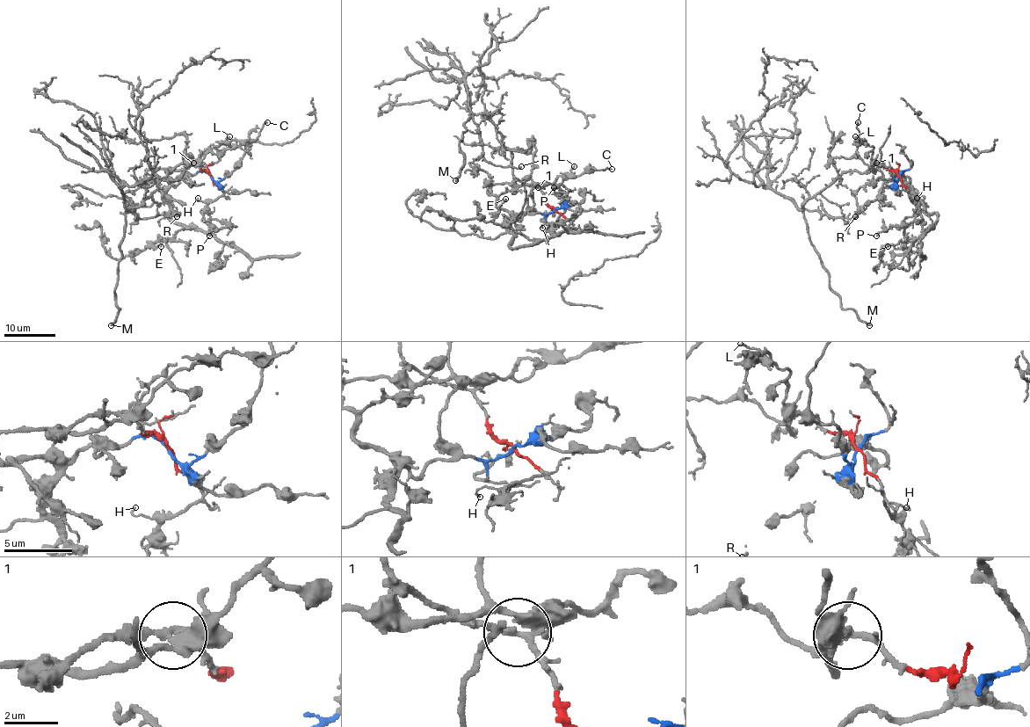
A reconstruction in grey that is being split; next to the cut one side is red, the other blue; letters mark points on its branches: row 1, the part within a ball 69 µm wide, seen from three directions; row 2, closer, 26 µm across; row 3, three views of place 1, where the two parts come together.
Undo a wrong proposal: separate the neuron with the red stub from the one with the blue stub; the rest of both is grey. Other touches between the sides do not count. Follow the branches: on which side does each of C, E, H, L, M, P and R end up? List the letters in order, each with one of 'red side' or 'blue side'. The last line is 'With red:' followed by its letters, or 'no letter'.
C: blue side
E: blue side
H: red side
L: blue side
M: red side
P: blue side
R: red side
With red: H, M, R

